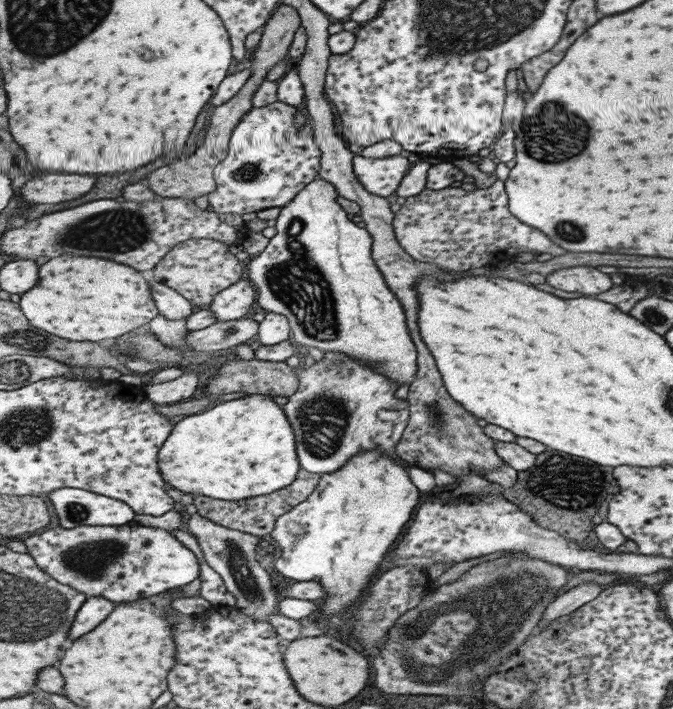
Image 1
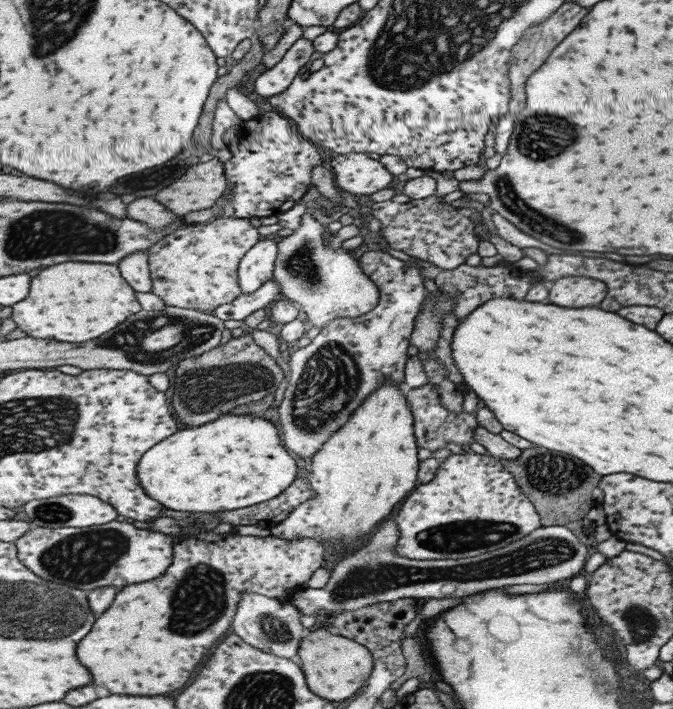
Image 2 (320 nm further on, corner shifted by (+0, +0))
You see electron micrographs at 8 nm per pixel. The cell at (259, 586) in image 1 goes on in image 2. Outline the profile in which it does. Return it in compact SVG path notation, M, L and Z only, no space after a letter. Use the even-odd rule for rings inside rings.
M245 593L234 618L232 632L239 634L245 642L251 643L259 650L264 650L267 654L293 658L293 662L303 666L299 658L299 644L308 631L301 624L301 615L302 612L297 606L291 606L290 603L271 599L267 595Z

